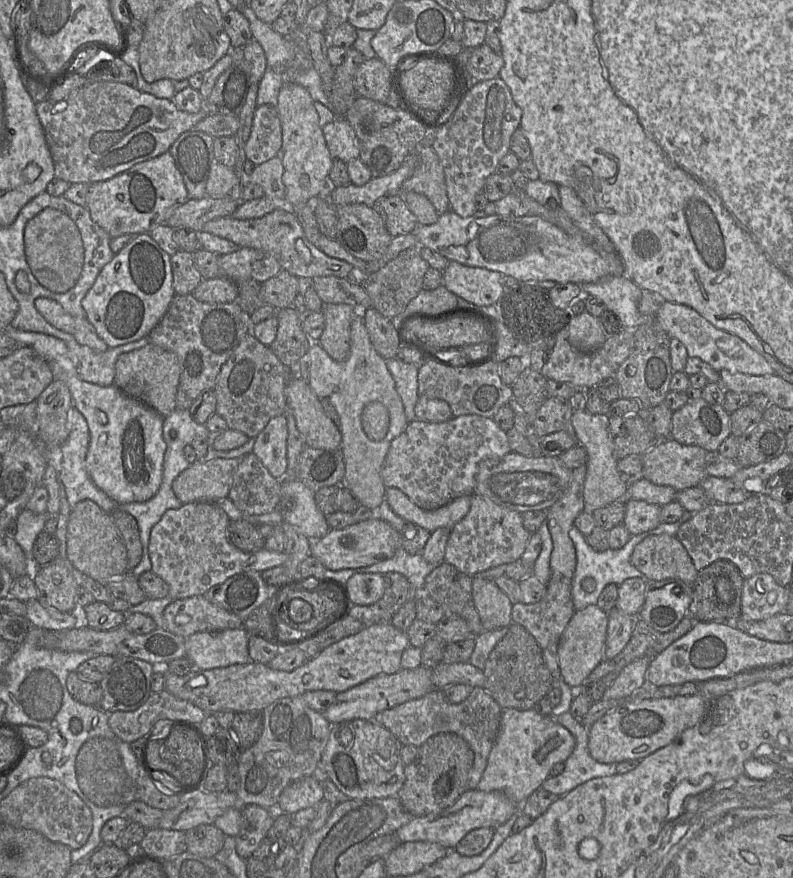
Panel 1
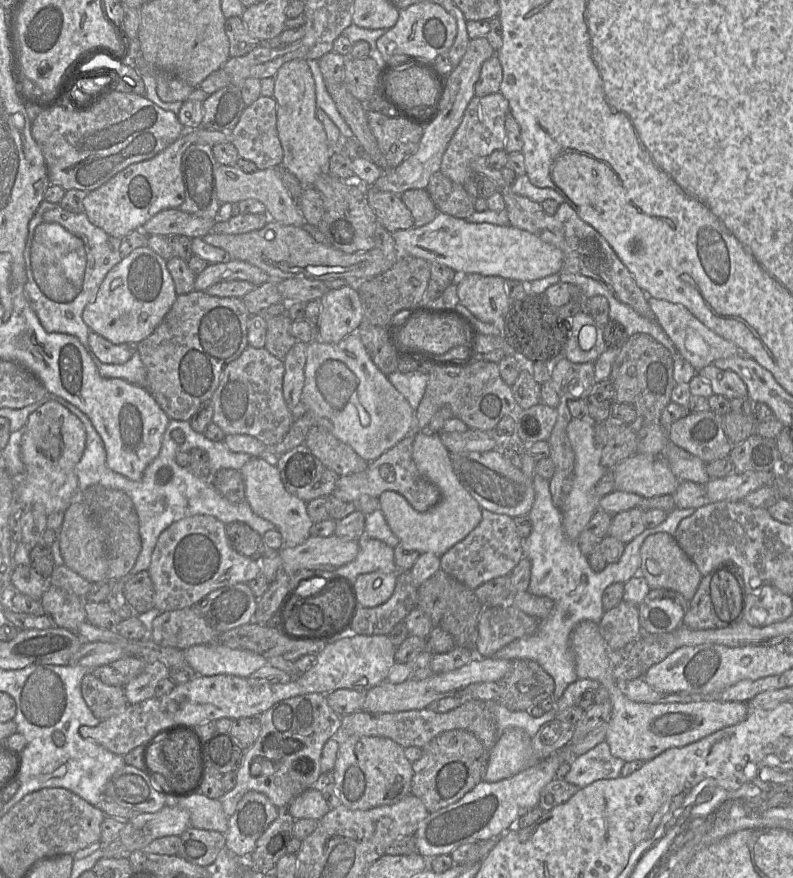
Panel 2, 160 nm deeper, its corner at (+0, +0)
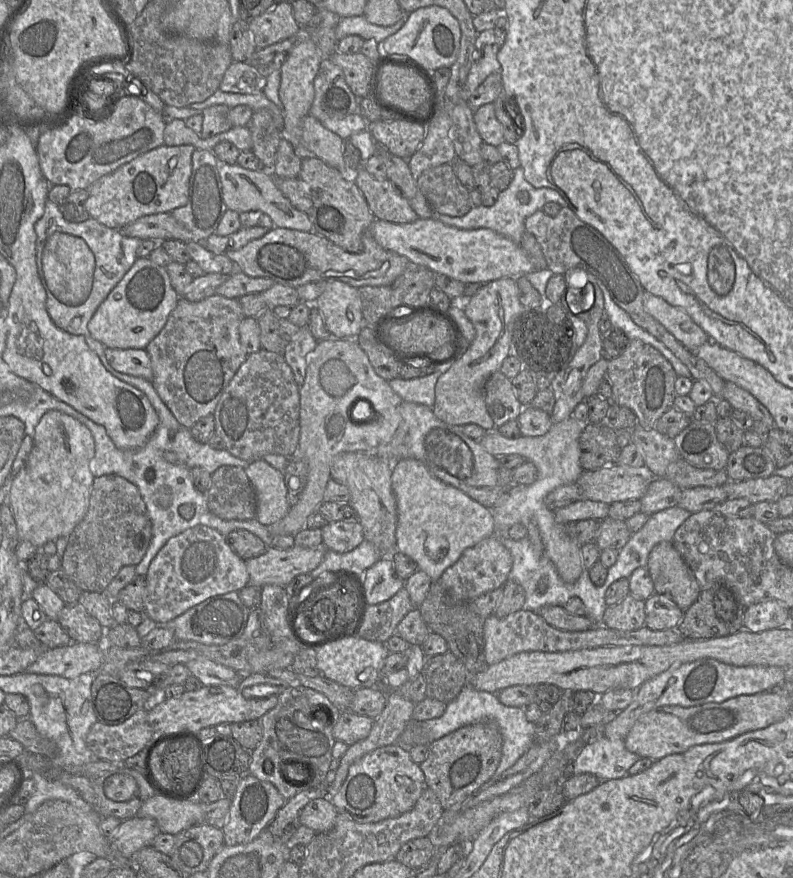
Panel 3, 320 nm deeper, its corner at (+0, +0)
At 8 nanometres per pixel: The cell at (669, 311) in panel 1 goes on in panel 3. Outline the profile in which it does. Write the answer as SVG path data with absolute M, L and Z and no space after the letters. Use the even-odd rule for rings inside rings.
M644 291L645 311L662 324L685 348L694 351L710 341L710 337L680 308L670 305L661 297Z

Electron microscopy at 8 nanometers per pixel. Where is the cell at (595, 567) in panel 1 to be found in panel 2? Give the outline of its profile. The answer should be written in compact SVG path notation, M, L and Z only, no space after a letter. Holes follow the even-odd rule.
M534 475L535 499L529 517L532 523L530 535L523 539L524 557L531 562L531 577L528 592L537 596L546 596L553 600L554 607L548 617L539 619L539 628L534 635L515 640L492 657L501 660L532 660L537 662L554 680L554 703L562 696L565 689L578 677L575 672L574 655L570 648L569 638L573 629L582 621L600 622L605 612L602 606L602 594L613 583L626 583L632 577L641 577L640 548L644 540L653 534L666 532L674 536L681 520L691 516L695 508L675 508L668 512L660 525L645 529L641 534L627 543L619 561L607 564L601 572L594 572L588 558L582 554L577 541L569 540L564 532L560 508L552 501L548 480ZM577 585L586 585L584 595L577 595Z

